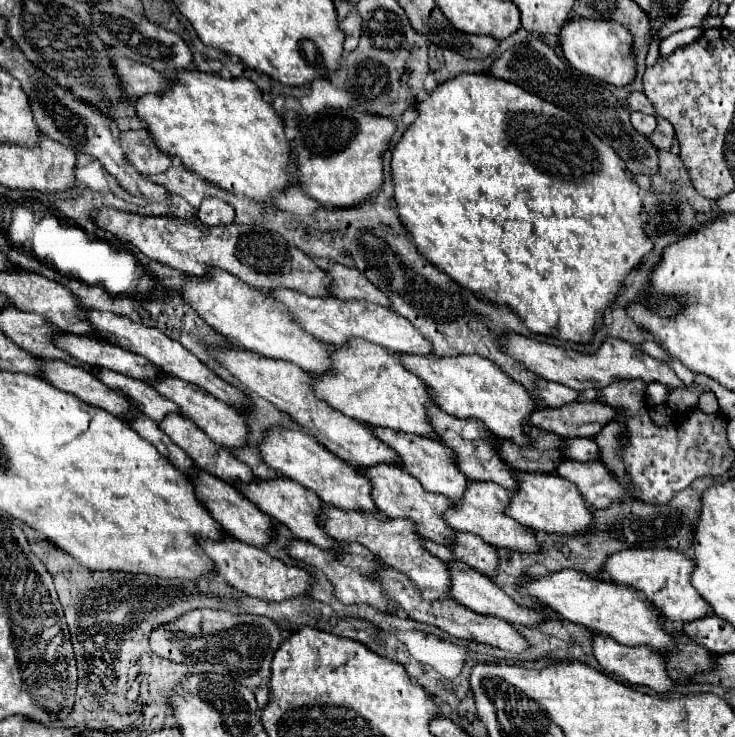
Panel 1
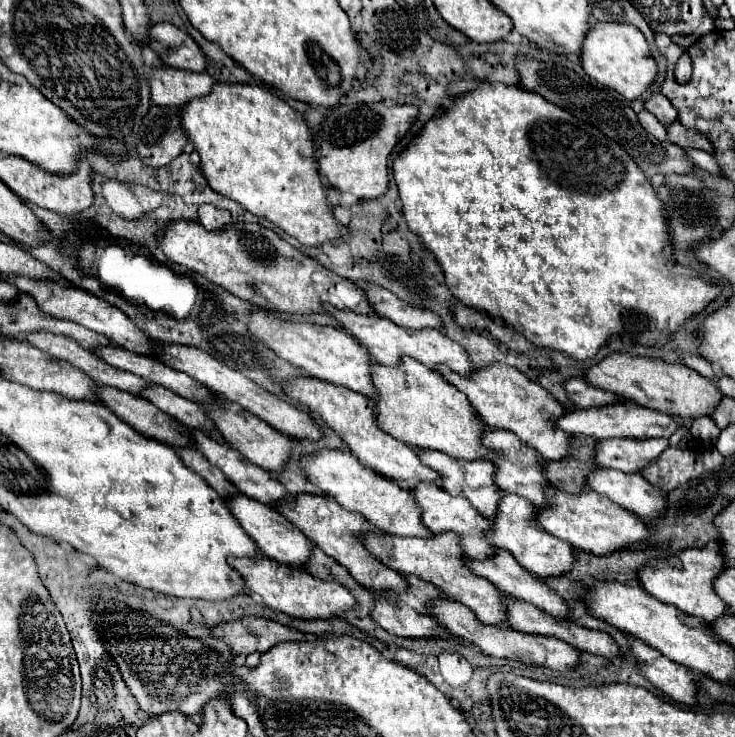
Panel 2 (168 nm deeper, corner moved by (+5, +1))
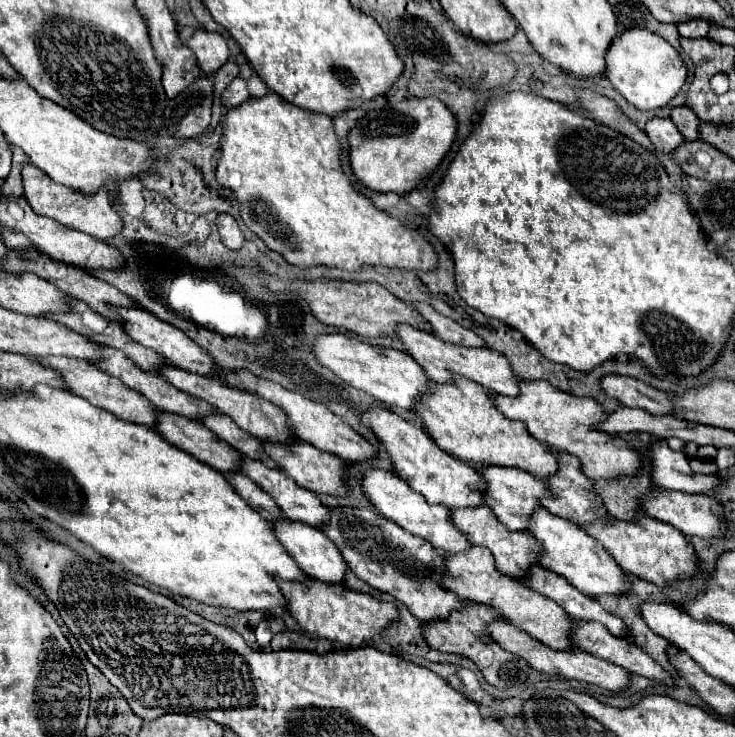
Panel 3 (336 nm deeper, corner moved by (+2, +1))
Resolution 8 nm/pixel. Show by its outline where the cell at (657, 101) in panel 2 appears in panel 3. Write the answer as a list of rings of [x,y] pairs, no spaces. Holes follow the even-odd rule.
[[[673,107],[671,109],[671,121],[677,125],[679,133],[683,133],[683,137],[687,141],[695,141],[697,139],[699,119],[695,117],[695,113],[689,107]]]

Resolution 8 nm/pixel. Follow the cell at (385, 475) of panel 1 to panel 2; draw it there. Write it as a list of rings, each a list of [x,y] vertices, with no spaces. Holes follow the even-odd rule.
[[[420,483],[414,491],[412,491],[416,503],[422,507],[422,521],[426,527],[430,527],[430,531],[434,533],[446,533],[446,531],[454,531],[462,537],[462,545],[466,547],[464,551],[472,557],[472,559],[488,559],[494,557],[494,553],[498,551],[496,547],[492,547],[486,539],[486,531],[490,531],[490,519],[486,519],[482,513],[478,513],[478,509],[470,503],[466,503],[466,499],[462,497],[452,497],[446,495],[446,491],[442,491],[436,483]]]

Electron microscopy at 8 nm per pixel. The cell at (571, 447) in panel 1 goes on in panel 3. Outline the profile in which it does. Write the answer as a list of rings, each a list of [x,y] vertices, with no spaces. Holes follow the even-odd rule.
[[[667,441],[649,443],[647,453],[651,479],[663,489],[675,489],[685,493],[711,493],[713,487],[719,483],[719,479],[713,475],[691,473],[689,459],[683,453],[673,451]]]

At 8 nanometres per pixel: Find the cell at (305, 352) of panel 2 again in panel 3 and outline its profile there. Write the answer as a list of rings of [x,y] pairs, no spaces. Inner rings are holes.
[[[349,333],[317,335],[311,345],[311,353],[323,367],[333,371],[345,383],[373,395],[377,401],[383,401],[389,407],[411,409],[415,401],[419,399],[419,395],[431,387],[431,381],[427,379],[427,375],[423,375],[417,363],[403,351],[363,343],[355,335],[349,335]]]

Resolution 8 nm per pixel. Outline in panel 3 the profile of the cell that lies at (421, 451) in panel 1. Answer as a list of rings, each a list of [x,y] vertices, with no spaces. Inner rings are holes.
[[[485,465],[485,467],[477,469],[477,473],[483,479],[483,483],[487,485],[483,489],[485,505],[489,505],[493,509],[497,521],[501,521],[509,531],[525,531],[525,523],[527,523],[529,515],[539,507],[537,499],[549,495],[549,489],[543,485],[543,481],[535,479],[533,475],[529,475],[517,467]]]

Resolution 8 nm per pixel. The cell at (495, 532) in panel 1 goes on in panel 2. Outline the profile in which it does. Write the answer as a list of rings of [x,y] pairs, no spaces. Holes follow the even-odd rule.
[[[504,493],[498,505],[498,515],[494,519],[494,529],[488,533],[488,541],[498,549],[510,551],[516,557],[516,561],[536,577],[542,577],[542,579],[564,577],[572,571],[576,563],[576,557],[578,557],[576,547],[550,535],[538,523],[538,519],[534,519],[534,511],[538,511],[538,507],[528,499],[522,499],[512,493]]]

